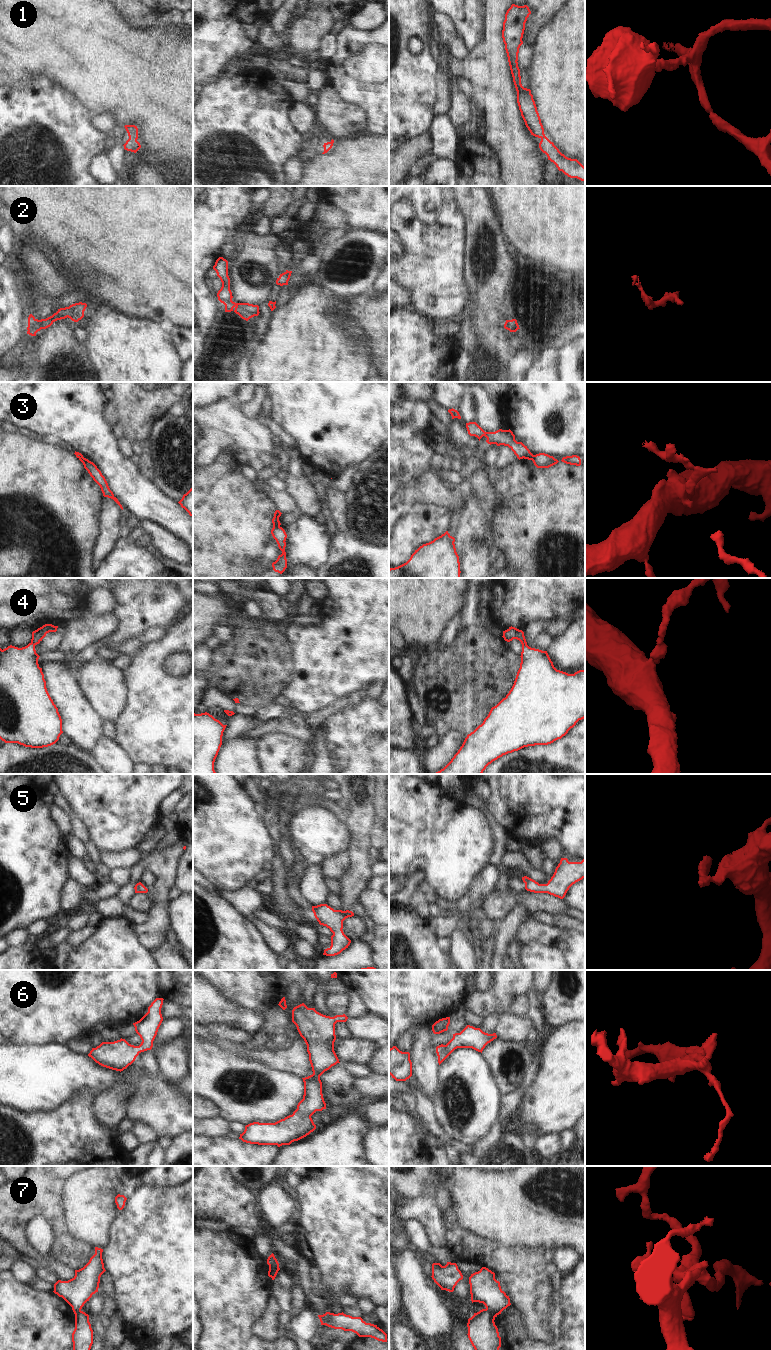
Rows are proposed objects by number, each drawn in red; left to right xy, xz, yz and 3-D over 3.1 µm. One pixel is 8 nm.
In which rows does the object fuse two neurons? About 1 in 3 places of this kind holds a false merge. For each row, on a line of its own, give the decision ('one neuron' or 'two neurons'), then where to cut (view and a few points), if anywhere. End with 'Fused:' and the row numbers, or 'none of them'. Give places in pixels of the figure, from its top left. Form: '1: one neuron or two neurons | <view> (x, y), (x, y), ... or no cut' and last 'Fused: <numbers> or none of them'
1: one neuron | no cut
2: one neuron | no cut
3: two neurons | xz (279, 525), (273, 527)
4: one neuron | no cut
5: one neuron | no cut
6: one neuron | no cut
7: two neurons | yz (486, 1308), (496, 1315)
Fused: 3, 7

